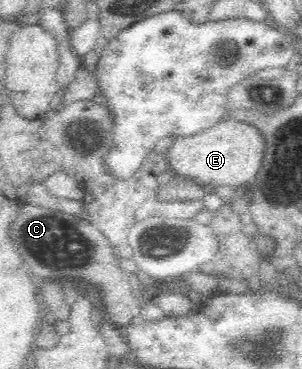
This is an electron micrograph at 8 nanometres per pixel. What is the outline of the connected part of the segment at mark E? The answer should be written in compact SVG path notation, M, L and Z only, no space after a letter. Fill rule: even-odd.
M237 120L216 122L211 128L191 134L179 136L168 141L166 155L170 160L170 172L179 172L190 176L193 182L201 180L207 184L223 184L223 186L241 186L251 184L263 164L266 138L255 128Z

